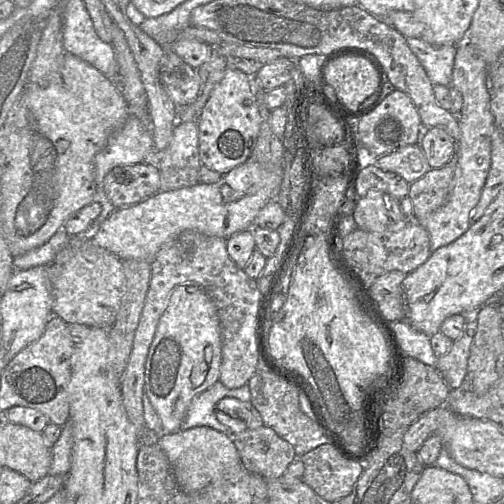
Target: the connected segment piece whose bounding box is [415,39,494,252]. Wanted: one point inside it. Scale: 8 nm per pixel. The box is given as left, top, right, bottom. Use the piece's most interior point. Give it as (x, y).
(473, 151)

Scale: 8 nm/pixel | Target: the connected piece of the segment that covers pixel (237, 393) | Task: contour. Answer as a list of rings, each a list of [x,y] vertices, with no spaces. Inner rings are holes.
[[[219,380],[193,398],[181,424],[181,430],[208,426],[231,437],[233,432],[217,418],[216,405],[225,397],[249,403],[251,402],[250,388],[248,384],[245,384],[240,388],[228,389]]]

